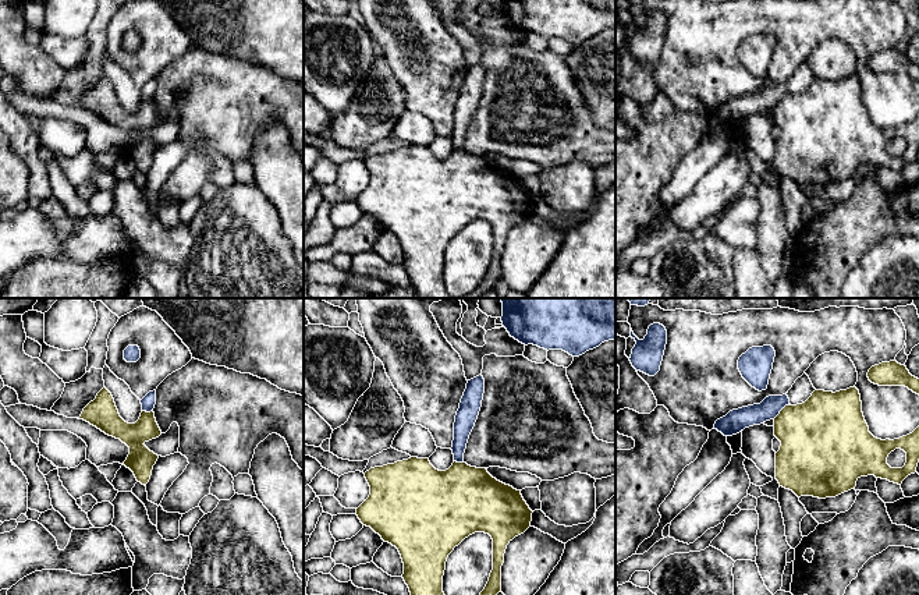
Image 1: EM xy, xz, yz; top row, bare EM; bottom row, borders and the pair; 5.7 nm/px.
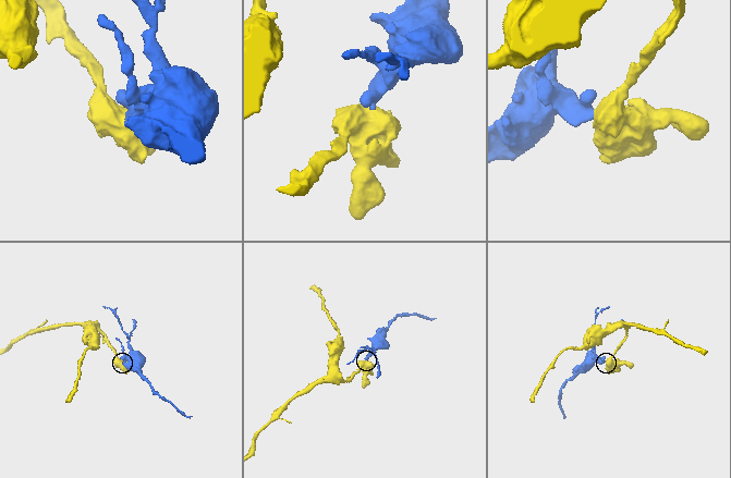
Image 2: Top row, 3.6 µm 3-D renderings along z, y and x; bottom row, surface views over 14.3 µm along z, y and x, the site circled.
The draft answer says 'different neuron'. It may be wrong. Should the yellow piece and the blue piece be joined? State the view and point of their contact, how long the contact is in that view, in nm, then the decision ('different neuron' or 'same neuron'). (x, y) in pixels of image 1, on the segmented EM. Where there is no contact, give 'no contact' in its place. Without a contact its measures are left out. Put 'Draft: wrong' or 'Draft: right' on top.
Draft: right
yz (781, 410) | 130 nm | different neuron

